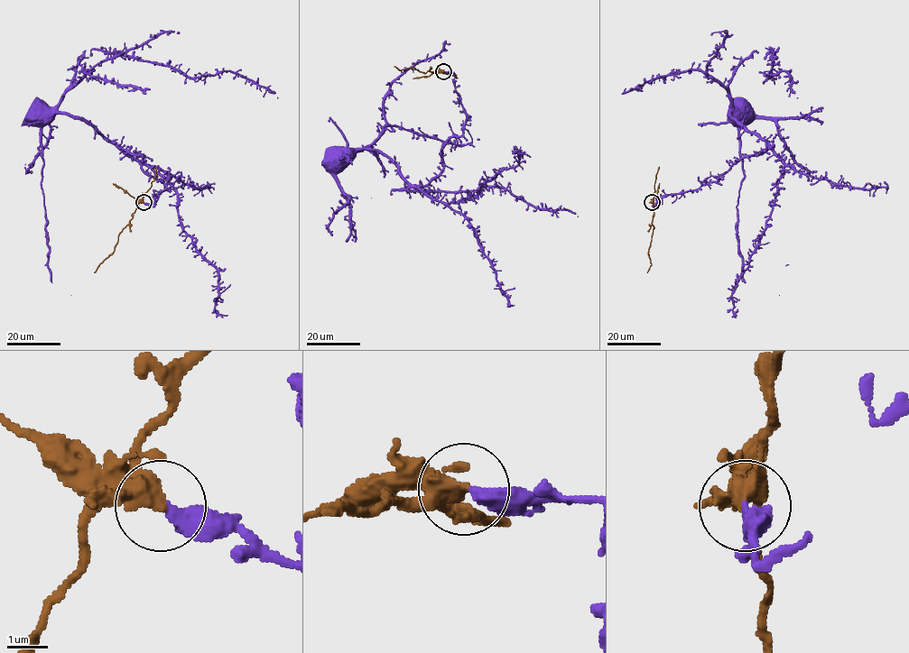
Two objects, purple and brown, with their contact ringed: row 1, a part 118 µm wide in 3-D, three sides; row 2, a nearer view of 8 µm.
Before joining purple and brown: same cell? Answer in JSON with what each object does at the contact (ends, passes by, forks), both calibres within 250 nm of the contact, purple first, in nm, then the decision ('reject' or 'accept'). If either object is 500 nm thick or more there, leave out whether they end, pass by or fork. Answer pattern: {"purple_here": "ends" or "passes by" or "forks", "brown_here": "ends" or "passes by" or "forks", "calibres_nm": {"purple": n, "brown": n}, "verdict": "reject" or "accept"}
{"calibres_nm": {"purple": 420, "brown": 550}, "verdict": "reject"}

